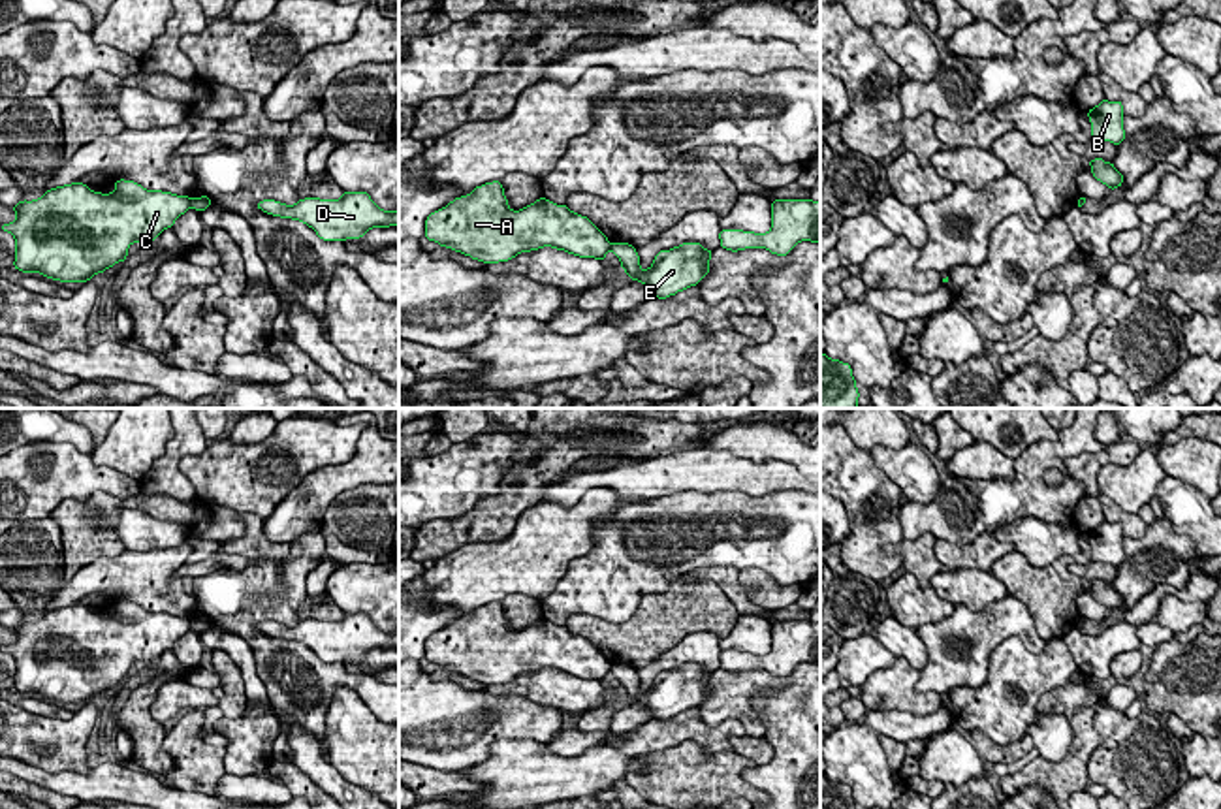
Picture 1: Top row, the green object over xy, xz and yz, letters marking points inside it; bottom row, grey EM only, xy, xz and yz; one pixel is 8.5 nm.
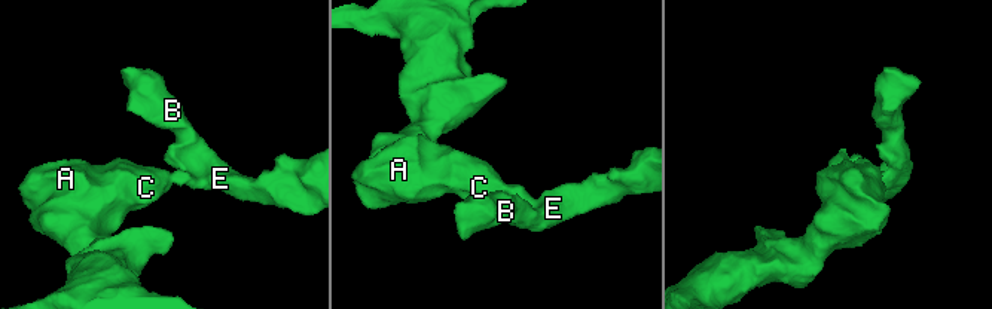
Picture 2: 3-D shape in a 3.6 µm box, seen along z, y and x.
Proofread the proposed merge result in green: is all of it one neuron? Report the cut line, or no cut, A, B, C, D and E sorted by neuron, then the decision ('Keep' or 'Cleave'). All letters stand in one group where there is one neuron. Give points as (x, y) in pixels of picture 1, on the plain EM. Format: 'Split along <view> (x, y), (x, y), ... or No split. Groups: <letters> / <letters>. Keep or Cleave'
Split along xy (189, 621), (190, 627). Groups: A C / B D E. Cleave

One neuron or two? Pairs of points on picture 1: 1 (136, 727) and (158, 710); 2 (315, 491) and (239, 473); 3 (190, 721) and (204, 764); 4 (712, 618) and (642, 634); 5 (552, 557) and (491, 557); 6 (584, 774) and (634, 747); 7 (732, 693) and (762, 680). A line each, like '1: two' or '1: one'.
1: two
2: two
3: one
4: one
5: one
6: two
7: one

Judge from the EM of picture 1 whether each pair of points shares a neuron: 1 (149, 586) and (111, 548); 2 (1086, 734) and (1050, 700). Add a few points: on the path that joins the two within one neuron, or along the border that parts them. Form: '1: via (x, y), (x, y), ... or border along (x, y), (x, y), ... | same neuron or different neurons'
1: border along (125, 548), (115, 555), (98, 555), (78, 572) | different neurons
2: border along (1082, 706), (1077, 712) | different neurons

